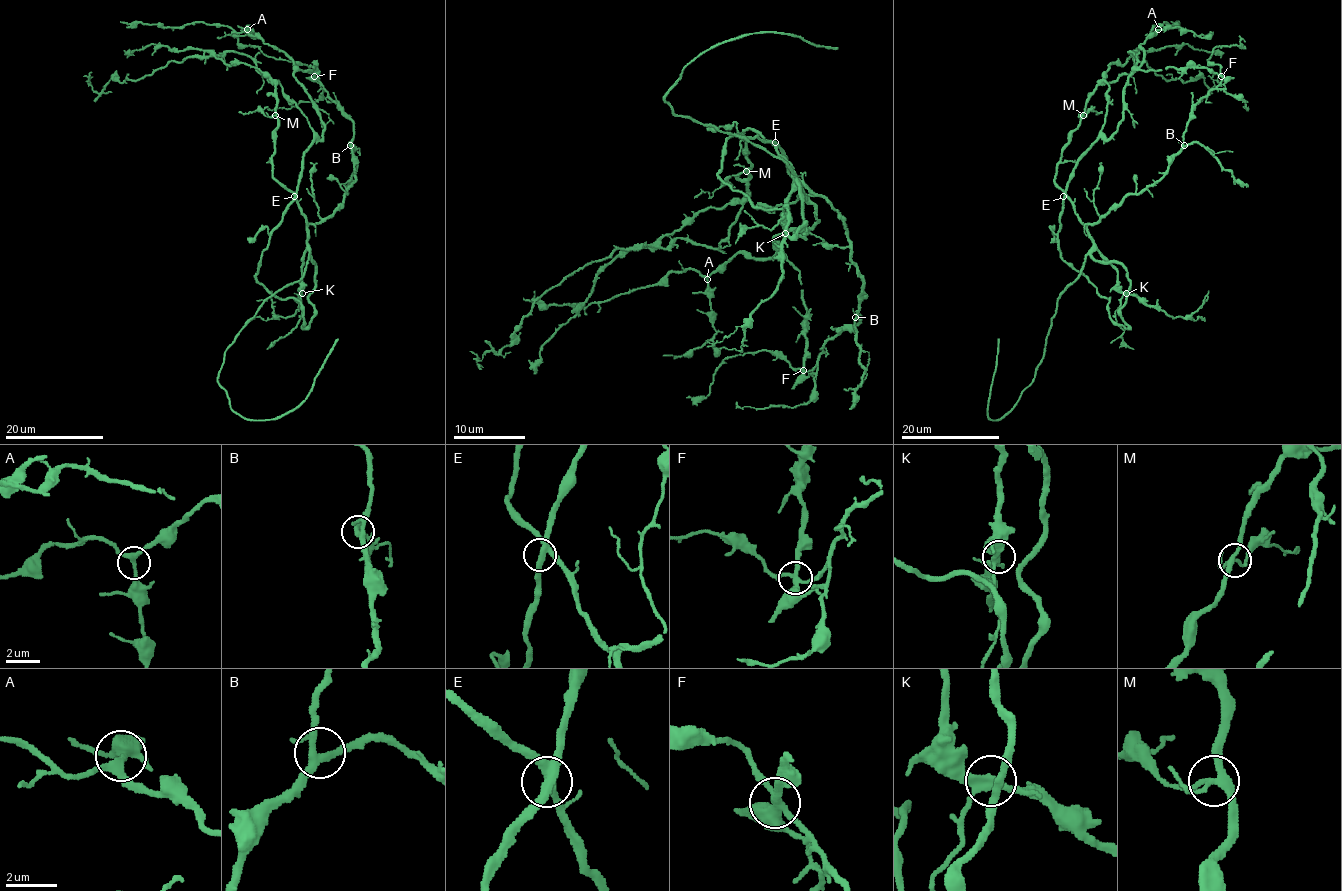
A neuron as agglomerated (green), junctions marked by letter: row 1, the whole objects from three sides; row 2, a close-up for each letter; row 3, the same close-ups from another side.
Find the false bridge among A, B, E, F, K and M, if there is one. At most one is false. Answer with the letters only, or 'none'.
none

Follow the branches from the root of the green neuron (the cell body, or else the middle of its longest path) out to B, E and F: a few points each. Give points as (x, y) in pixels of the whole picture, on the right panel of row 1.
B: (1076, 211), (1084, 224), (1095, 224), (1127, 195), (1141, 193), (1153, 185), (1184, 145)
E: (1076, 211), (1072, 203), (1063, 196)
F: (1076, 211), (1084, 224), (1095, 224), (1127, 195), (1153, 185), (1182, 147), (1191, 109), (1220, 83), (1221, 76)

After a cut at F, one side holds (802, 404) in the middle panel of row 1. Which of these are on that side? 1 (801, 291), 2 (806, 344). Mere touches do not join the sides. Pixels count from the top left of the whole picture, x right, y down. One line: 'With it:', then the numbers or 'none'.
With it: none

